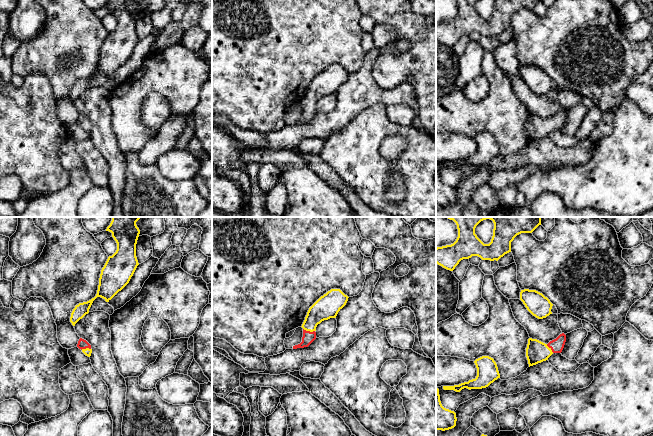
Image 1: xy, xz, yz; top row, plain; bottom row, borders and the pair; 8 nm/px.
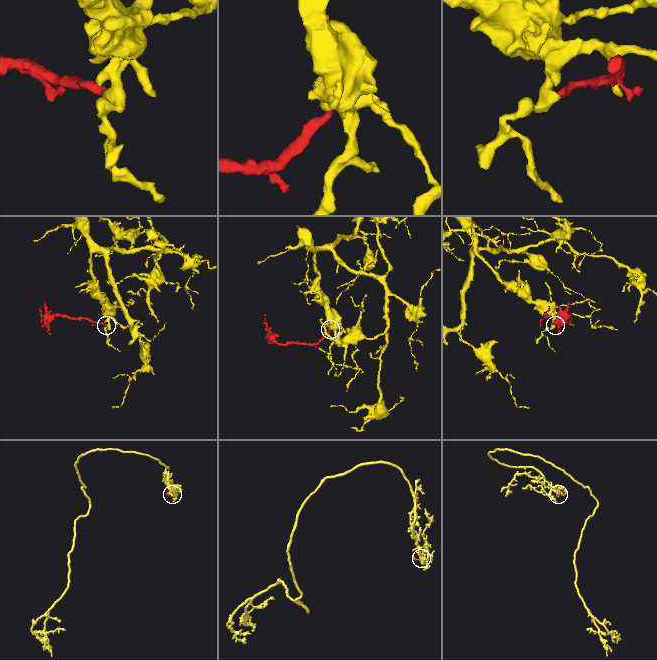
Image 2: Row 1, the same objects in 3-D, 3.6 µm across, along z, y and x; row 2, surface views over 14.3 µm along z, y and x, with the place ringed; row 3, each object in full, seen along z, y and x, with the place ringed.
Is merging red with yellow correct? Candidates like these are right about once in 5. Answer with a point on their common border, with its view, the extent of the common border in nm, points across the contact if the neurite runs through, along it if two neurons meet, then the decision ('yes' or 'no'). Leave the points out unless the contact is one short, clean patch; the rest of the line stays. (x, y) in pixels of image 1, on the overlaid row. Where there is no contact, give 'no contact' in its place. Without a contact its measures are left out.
xz (309, 331) | 100 nm | across xz (308, 337), (309, 331), (309, 324), (327, 306) | yes

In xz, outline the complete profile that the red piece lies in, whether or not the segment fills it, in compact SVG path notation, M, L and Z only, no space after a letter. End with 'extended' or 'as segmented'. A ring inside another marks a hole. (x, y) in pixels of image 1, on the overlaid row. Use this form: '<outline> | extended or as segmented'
M331 289L321 296L308 310L302 324L302 342L293 349L308 347L316 339L316 327L324 320L336 318L338 312L346 305L348 296L340 289Z | extended

